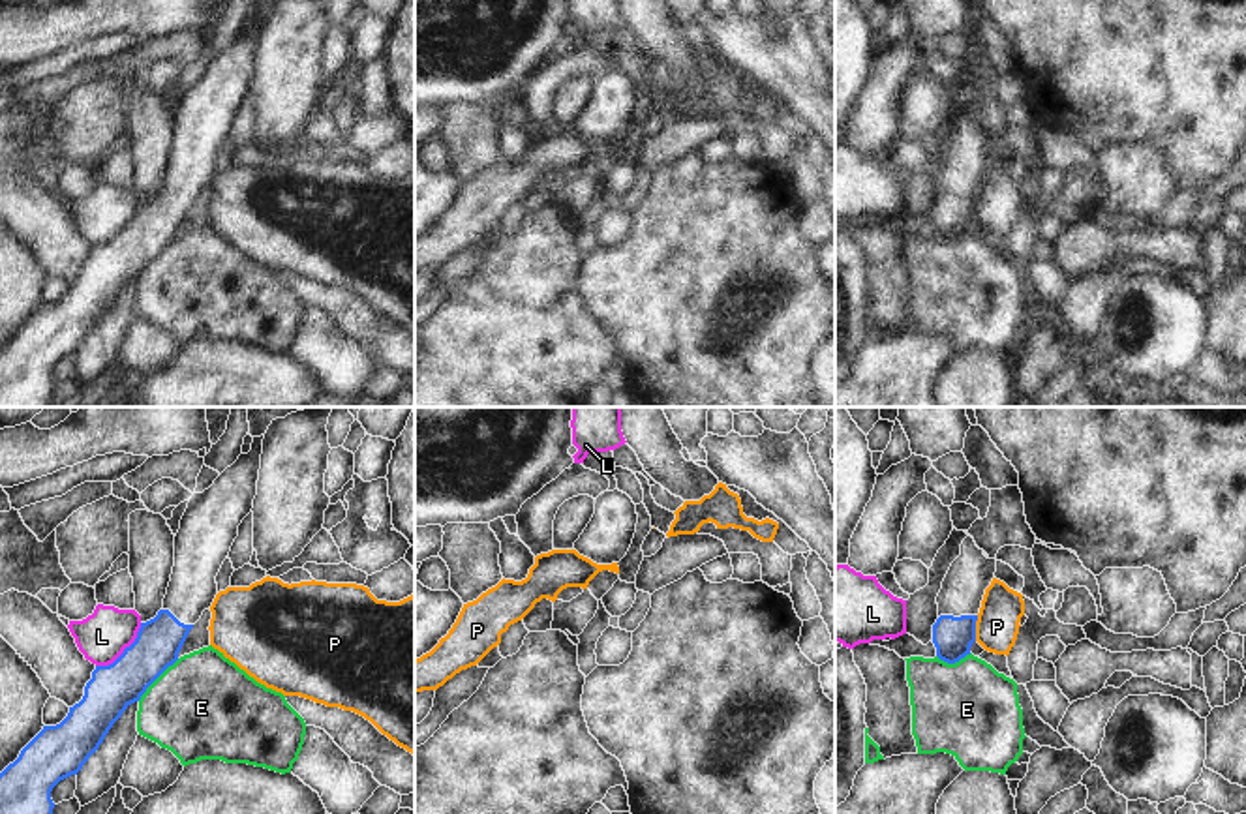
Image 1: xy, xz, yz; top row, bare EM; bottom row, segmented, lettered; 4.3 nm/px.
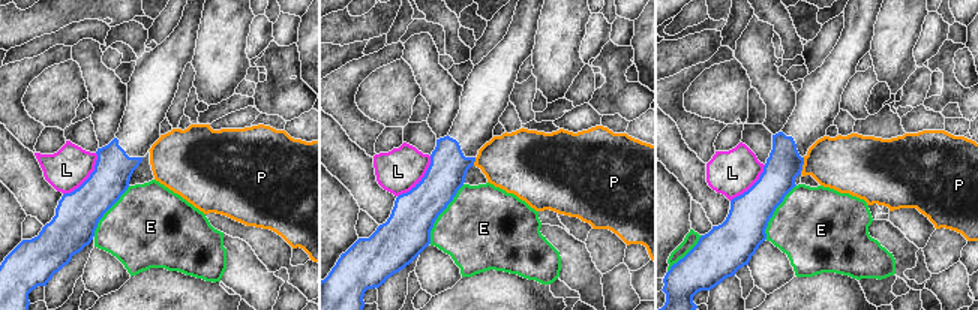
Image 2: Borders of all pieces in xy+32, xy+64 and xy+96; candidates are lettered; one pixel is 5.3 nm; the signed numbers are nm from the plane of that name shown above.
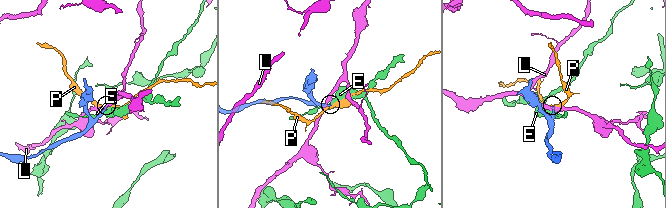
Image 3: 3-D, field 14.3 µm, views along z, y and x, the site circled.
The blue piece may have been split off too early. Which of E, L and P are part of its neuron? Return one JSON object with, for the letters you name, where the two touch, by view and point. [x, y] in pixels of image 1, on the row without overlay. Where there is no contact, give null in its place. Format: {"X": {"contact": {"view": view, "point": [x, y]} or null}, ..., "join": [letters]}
{"join": []}

